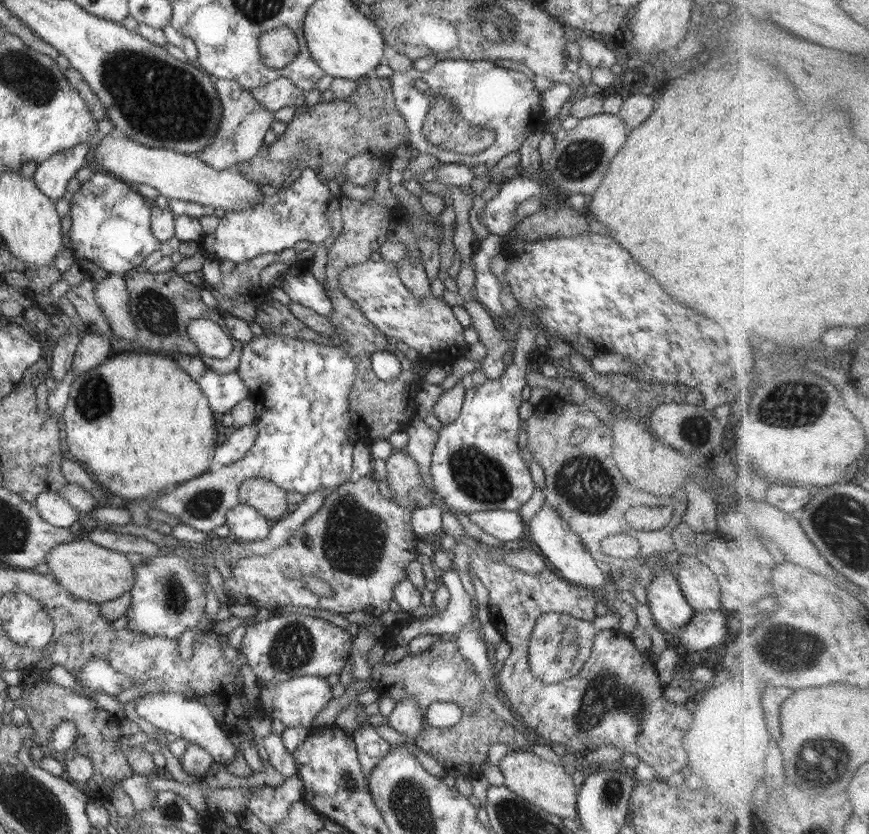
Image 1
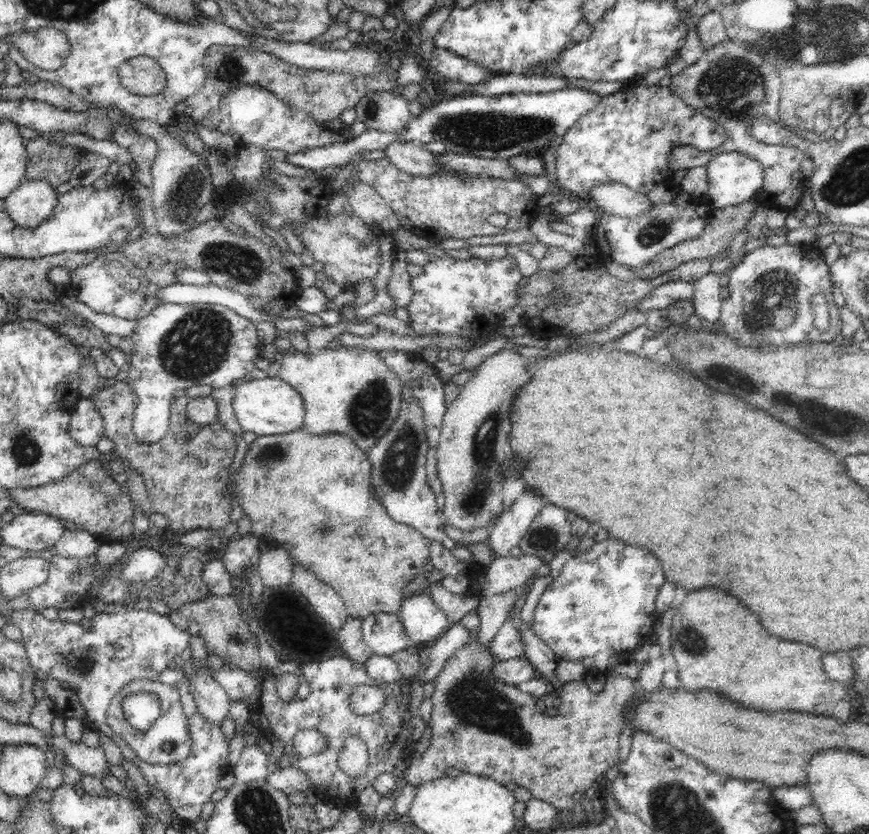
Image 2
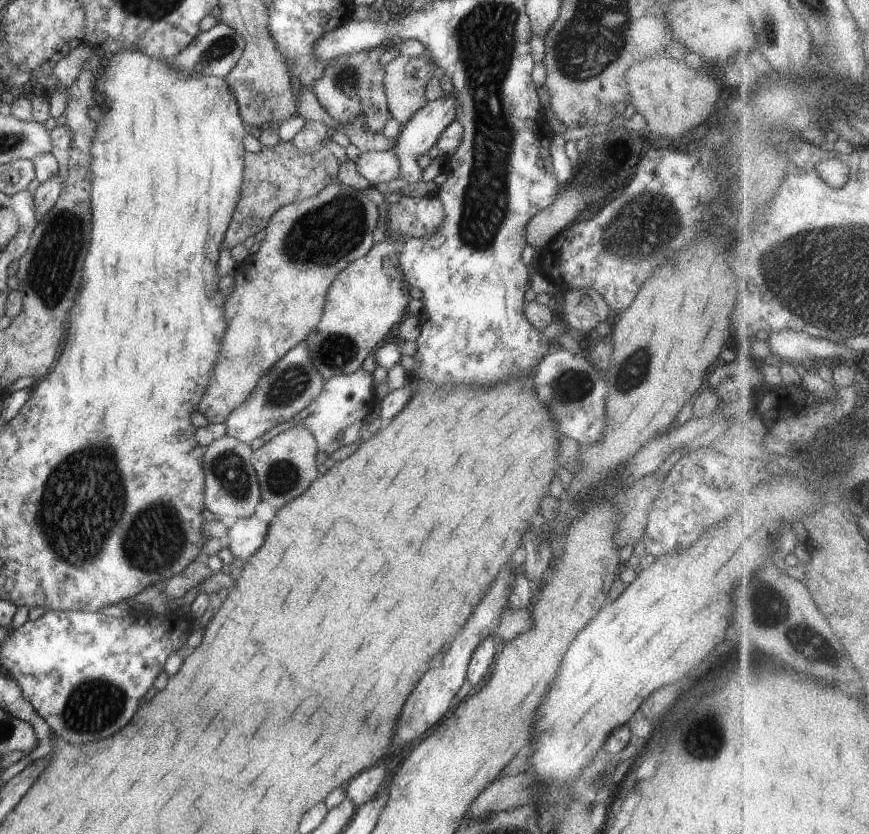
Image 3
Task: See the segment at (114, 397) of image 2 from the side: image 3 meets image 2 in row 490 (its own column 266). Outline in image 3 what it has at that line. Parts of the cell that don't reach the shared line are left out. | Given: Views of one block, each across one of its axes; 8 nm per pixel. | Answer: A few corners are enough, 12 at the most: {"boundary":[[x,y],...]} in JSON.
{"boundary":[[281,141],[246,151],[241,197],[223,242],[266,228],[279,208],[339,182],[327,146]]}

